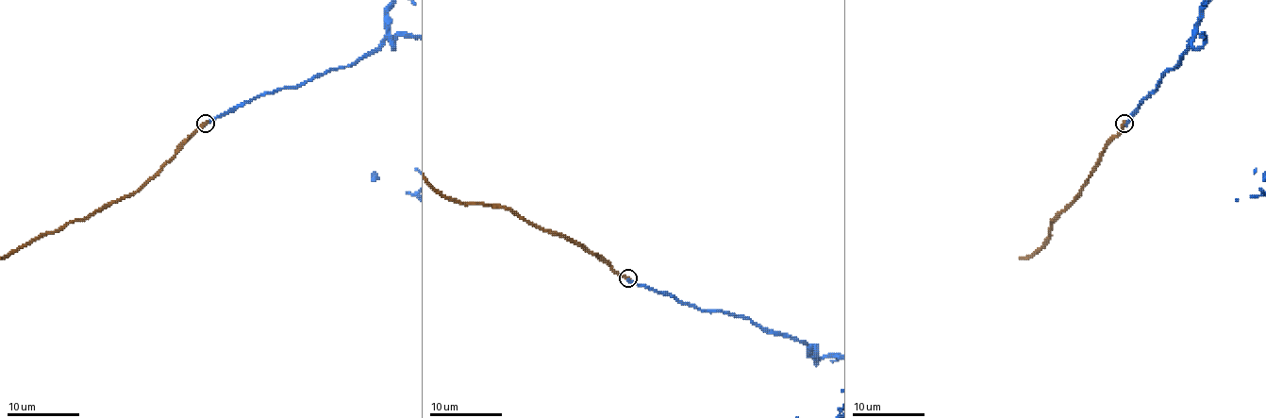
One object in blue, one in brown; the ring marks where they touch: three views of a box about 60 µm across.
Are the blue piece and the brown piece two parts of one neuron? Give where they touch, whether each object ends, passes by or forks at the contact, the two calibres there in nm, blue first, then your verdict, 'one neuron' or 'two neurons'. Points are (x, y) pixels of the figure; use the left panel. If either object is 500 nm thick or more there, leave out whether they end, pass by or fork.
place (206, 123); blue ends; brown ends; calibres 280 and 320 nm; two neurons

